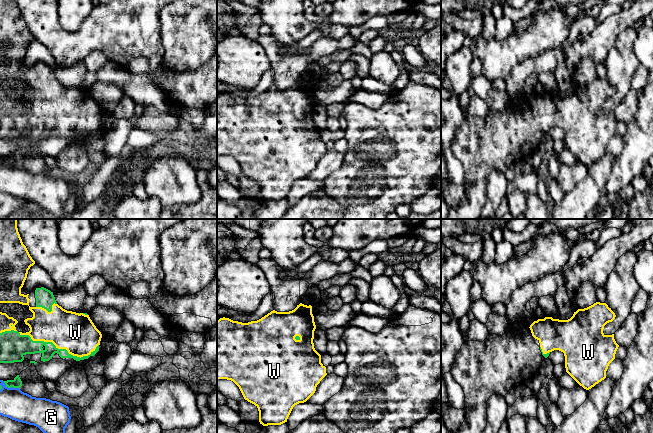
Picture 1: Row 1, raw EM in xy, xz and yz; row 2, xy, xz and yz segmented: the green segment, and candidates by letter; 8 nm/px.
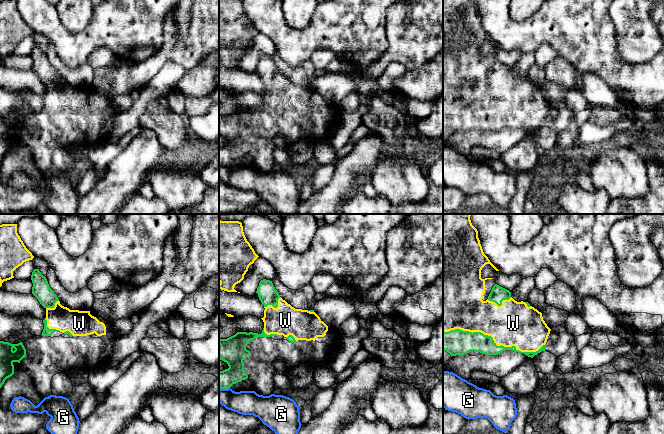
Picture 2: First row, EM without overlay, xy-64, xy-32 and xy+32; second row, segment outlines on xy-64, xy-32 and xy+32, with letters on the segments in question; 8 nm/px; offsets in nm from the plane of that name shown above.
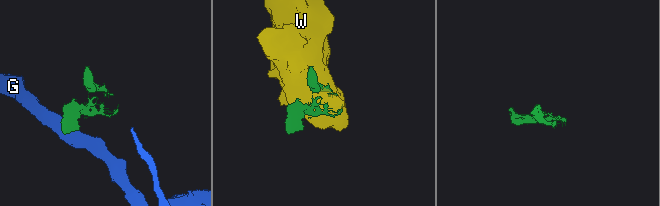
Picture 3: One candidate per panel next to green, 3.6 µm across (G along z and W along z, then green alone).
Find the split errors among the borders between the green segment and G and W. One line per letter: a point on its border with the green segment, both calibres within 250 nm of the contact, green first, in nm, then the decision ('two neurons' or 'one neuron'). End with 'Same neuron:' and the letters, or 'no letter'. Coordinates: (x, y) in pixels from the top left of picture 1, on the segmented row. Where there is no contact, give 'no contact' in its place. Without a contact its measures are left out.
G: contact xy (10, 387); calibres 80 and 240 nm; two neurons
W: contact xy (57, 348); calibres 140 and 320 nm; one neuron
Same neuron: W

